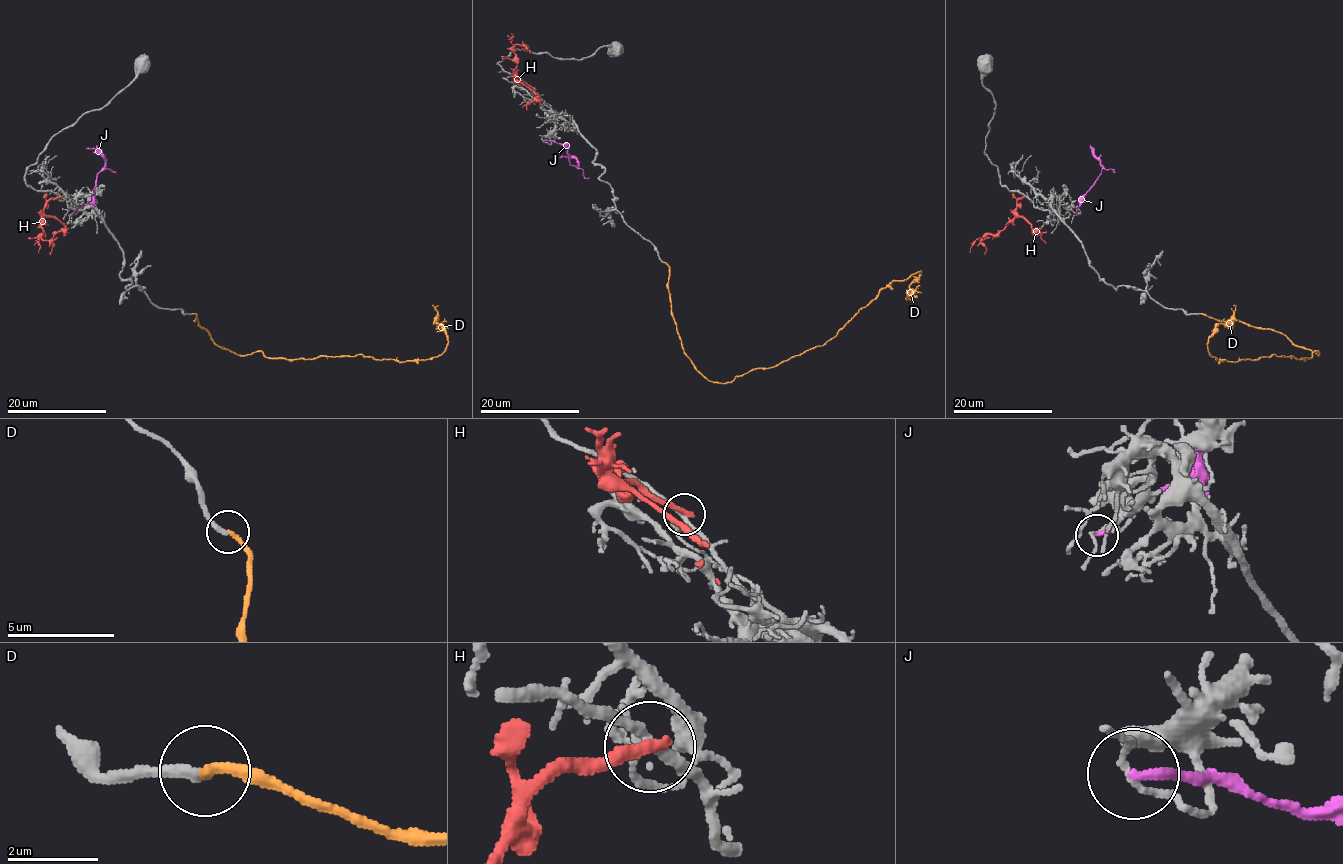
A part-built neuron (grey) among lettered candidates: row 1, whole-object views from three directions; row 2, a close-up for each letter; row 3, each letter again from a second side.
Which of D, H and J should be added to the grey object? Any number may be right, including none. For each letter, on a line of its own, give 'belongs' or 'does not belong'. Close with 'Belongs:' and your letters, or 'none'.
D: belongs
H: does not belong
J: does not belong
Belongs: D

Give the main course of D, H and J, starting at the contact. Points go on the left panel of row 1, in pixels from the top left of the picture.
D: (191, 314), (236, 355), (413, 361), (444, 350), (447, 337), (432, 305)
H: (61, 197), (49, 200), (42, 218), (41, 237), (52, 245), (49, 253)
J: (69, 215), (92, 199), (97, 174), (104, 166), (104, 159), (93, 148), (87, 148)

